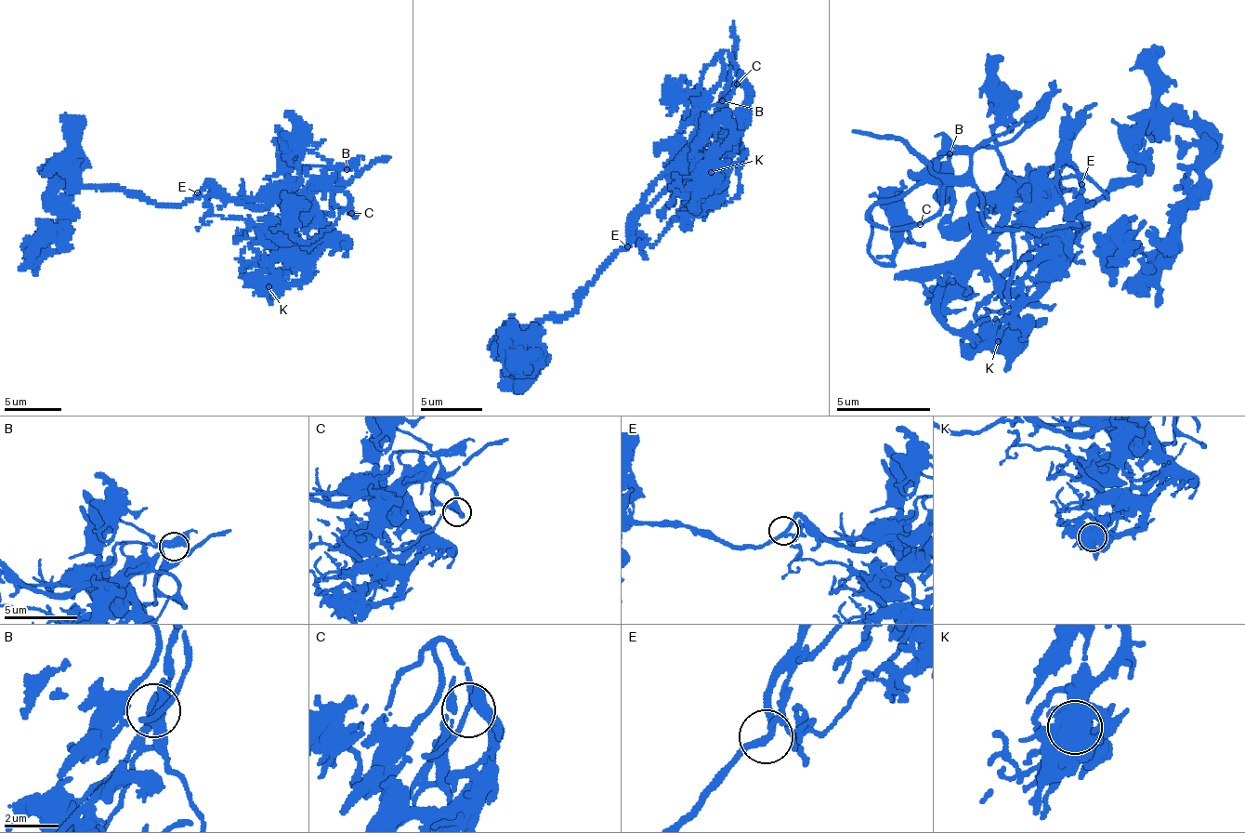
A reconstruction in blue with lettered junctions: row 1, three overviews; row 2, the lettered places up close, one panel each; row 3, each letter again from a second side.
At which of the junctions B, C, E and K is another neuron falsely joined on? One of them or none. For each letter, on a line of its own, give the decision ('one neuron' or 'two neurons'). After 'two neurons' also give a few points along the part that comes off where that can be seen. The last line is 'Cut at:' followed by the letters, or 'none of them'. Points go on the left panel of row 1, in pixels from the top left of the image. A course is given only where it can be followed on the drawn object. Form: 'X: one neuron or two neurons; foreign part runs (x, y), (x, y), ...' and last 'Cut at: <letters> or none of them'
B: one neuron
C: one neuron
E: one neuron
K: two neurons; foreign part runs (268, 287), (320, 250), (335, 189), (334, 199), (358, 215), (347, 210), (300, 241), (282, 191)
Cut at: K

